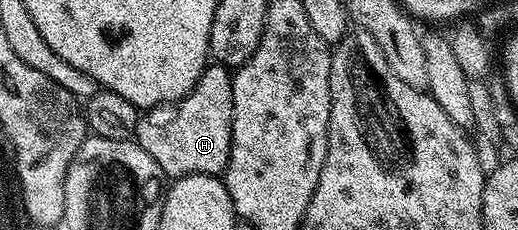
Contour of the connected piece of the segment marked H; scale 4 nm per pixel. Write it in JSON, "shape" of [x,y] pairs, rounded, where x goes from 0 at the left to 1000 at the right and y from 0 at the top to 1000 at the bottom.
{"shape":[[[421,274],[402,278],[369,400],[349,435],[326,457],[301,457],[295,483],[270,504],[259,609],[295,691],[324,774],[363,770],[369,752],[403,752],[423,761],[436,739],[446,687],[446,557],[450,552],[450,317],[440,287]]]}

